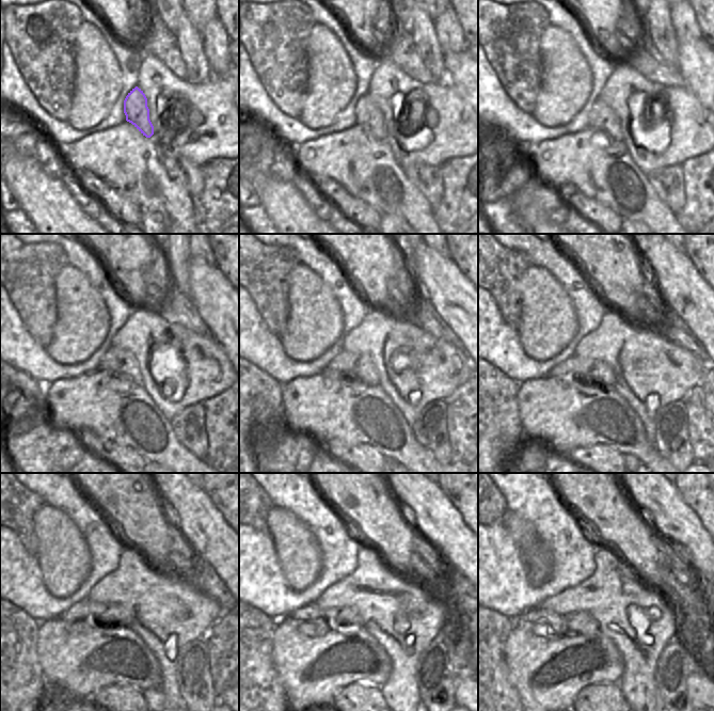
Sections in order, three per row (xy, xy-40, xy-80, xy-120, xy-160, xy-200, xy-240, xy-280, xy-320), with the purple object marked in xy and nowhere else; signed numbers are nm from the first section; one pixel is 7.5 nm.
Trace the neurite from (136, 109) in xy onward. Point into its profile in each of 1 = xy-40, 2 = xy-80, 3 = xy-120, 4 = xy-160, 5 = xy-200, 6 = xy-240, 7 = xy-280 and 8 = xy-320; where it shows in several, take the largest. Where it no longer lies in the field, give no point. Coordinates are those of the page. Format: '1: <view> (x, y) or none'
1: xy-40 (368, 114)
2: xy-80 (602, 116)
3: xy-120 (118, 360)
4: xy-160 (361, 366)
5: xy-200 (593, 372)
6: xy-240 (112, 615)
7: xy-280 (349, 617)
8: xy-320 (577, 622)

